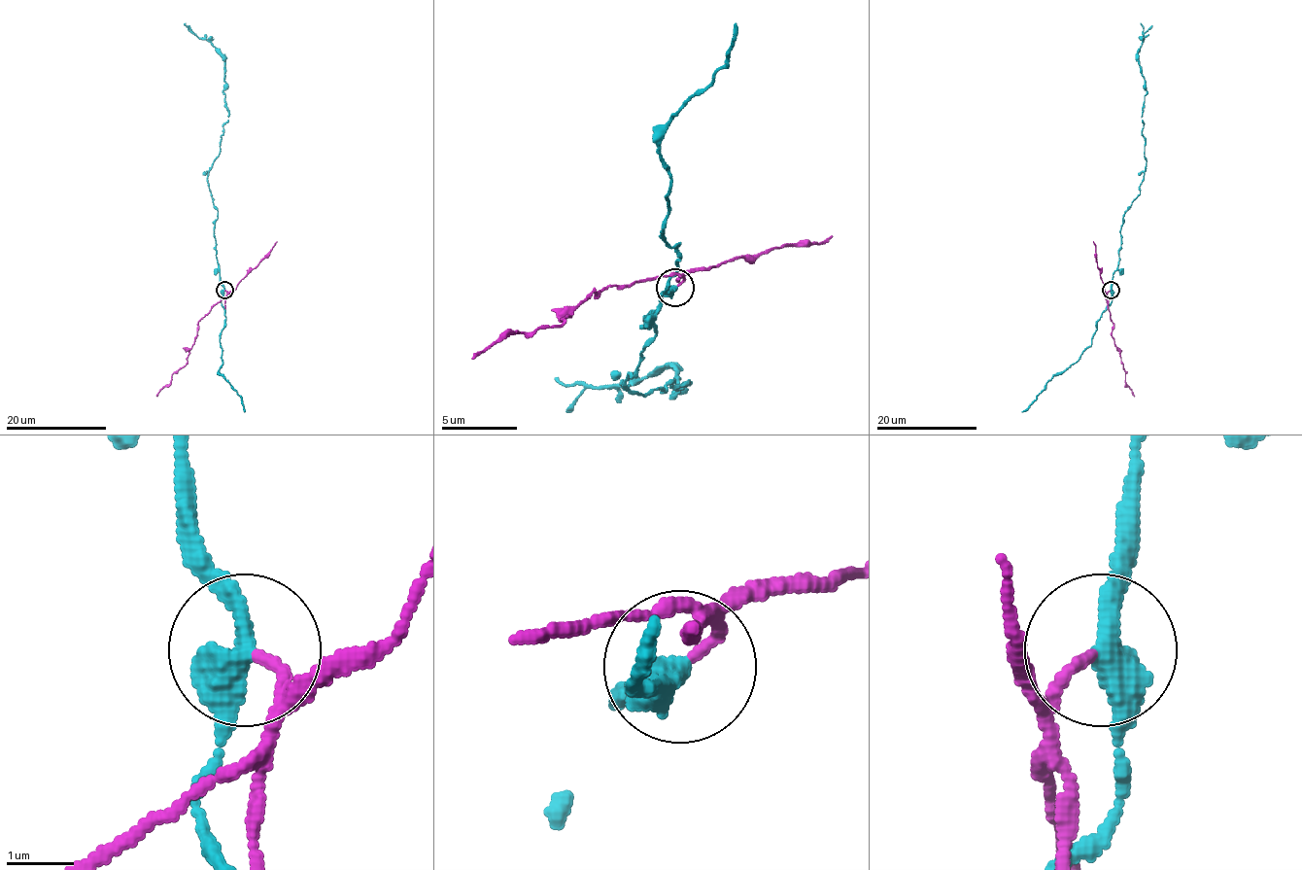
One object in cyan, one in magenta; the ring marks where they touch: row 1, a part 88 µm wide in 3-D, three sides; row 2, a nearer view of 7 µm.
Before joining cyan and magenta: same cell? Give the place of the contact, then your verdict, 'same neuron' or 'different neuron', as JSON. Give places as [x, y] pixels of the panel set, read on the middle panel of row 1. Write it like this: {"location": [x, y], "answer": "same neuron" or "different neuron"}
{"location": [675, 287], "answer": "different neuron"}

